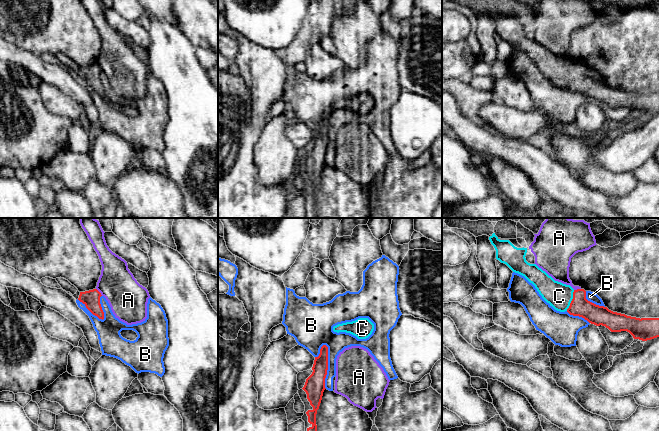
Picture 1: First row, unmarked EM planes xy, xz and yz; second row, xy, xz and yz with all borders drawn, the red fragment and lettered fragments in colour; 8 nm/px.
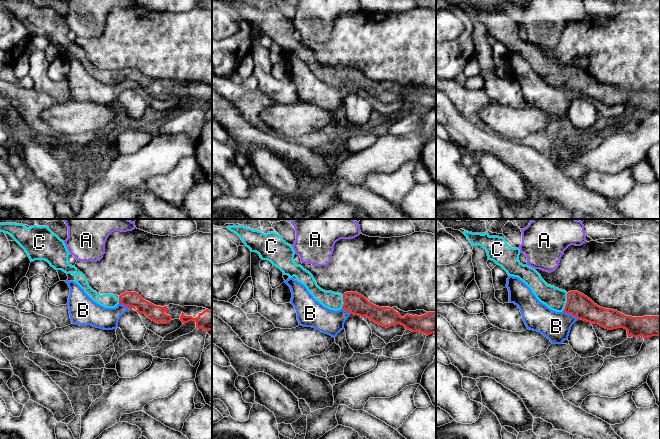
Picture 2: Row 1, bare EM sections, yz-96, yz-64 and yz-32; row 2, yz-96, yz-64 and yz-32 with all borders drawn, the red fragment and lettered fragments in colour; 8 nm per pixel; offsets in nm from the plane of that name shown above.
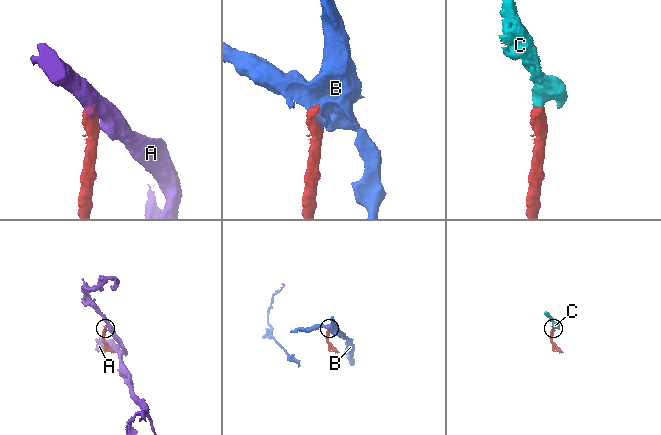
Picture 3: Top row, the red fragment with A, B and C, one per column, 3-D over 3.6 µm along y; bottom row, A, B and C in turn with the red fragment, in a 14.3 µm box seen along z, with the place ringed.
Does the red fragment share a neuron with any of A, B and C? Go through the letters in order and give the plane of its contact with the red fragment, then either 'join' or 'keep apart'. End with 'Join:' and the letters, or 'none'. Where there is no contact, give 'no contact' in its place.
A: xy | keep apart
B: xz | keep apart
C: yz | join
Join: C

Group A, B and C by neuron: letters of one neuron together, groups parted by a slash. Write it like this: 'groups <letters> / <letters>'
groups A / B / C

